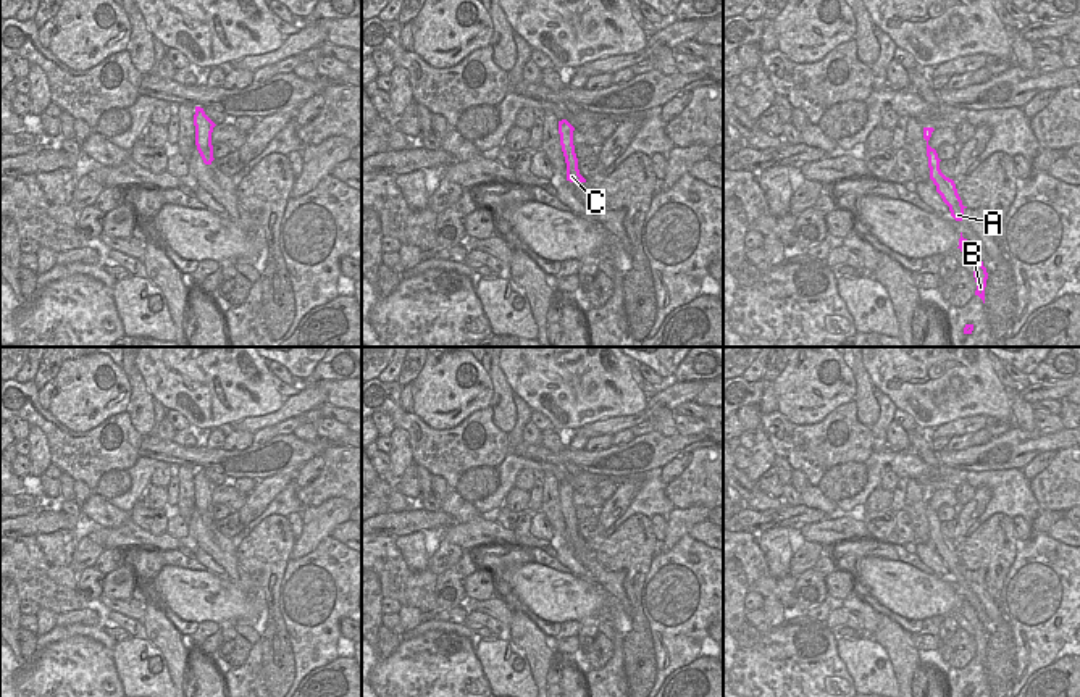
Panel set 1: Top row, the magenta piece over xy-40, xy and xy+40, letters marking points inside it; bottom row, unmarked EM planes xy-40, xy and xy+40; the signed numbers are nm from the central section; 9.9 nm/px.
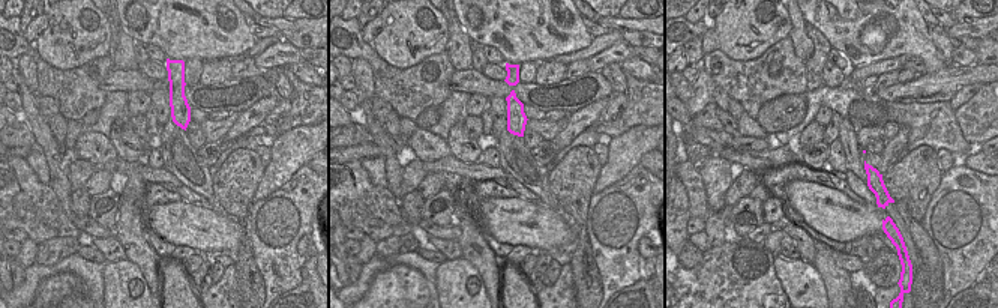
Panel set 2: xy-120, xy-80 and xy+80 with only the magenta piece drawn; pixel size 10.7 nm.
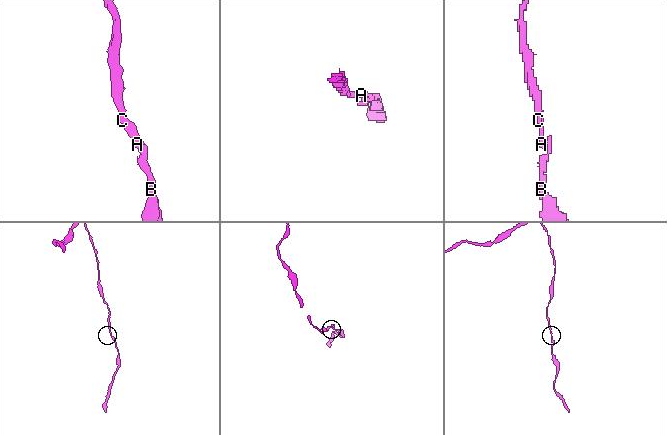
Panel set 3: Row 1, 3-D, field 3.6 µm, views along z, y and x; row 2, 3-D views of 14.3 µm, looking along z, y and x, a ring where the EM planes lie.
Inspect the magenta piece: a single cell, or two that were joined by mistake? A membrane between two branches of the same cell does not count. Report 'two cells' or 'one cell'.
two cells

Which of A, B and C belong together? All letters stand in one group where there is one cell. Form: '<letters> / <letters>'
A C / B

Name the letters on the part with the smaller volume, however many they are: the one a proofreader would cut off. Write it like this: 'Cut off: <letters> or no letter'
Cut off: B

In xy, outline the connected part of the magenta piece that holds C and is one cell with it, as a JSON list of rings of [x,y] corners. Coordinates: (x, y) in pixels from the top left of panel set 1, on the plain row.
[[[567,481],[560,482],[560,505],[562,505],[563,518],[567,521],[568,542],[586,544],[586,540],[580,536],[578,531],[578,520],[573,507],[573,492],[575,489]]]

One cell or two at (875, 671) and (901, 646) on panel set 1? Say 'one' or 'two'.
two

